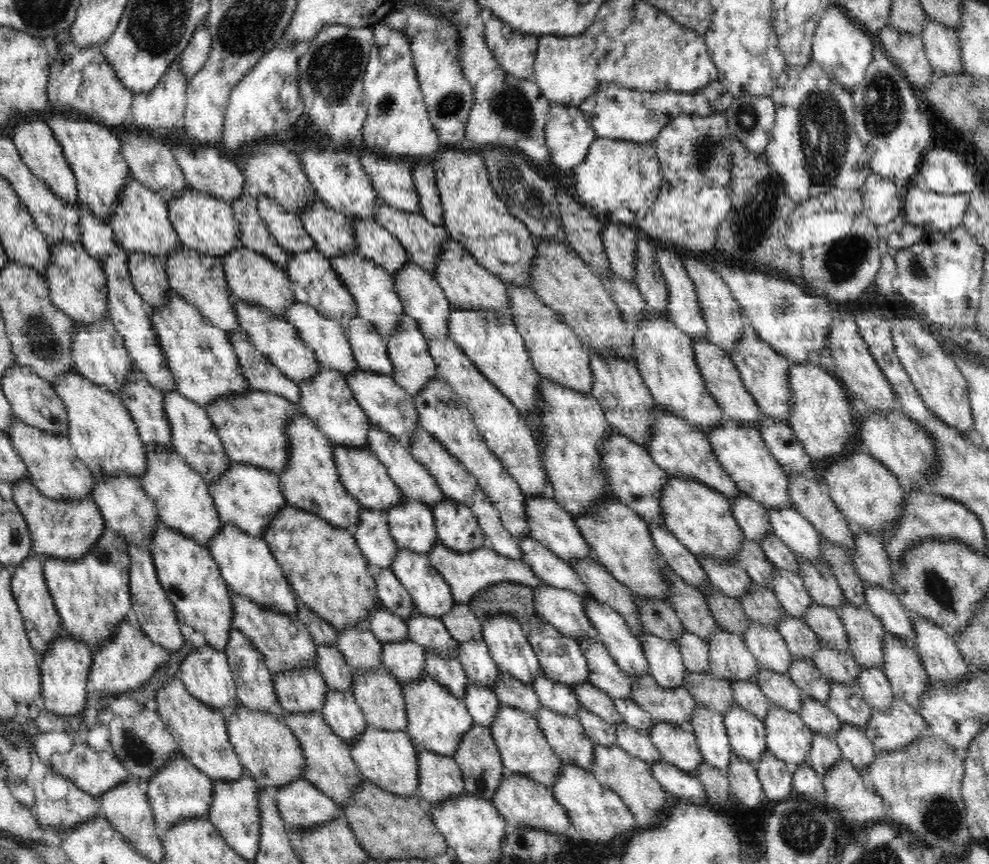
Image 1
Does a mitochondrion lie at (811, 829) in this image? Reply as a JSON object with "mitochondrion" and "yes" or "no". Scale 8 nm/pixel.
{"mitochondrion":"yes"}

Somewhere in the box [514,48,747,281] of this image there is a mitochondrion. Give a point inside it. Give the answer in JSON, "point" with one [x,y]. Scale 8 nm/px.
{"point":[704,153]}

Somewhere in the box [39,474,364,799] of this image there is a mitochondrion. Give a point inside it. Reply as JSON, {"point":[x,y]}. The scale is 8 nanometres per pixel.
{"point":[135,749]}

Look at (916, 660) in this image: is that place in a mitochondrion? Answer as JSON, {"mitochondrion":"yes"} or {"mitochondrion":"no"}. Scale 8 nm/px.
{"mitochondrion":"no"}

